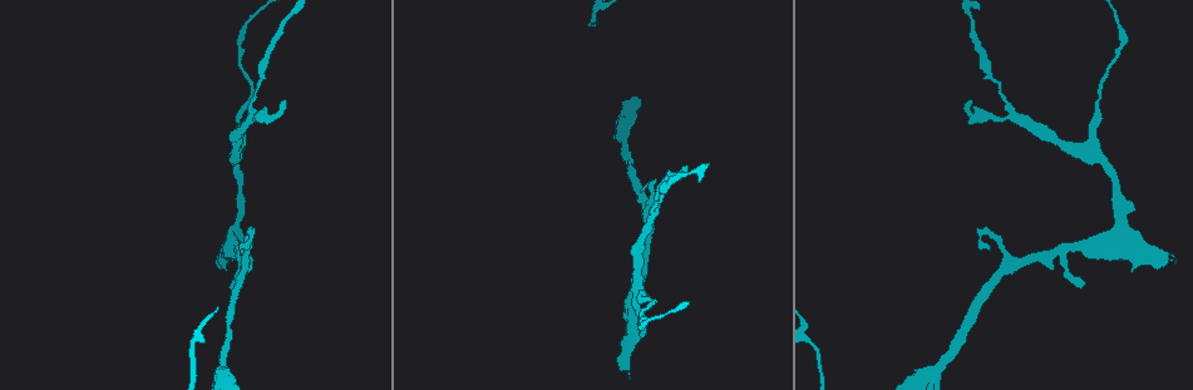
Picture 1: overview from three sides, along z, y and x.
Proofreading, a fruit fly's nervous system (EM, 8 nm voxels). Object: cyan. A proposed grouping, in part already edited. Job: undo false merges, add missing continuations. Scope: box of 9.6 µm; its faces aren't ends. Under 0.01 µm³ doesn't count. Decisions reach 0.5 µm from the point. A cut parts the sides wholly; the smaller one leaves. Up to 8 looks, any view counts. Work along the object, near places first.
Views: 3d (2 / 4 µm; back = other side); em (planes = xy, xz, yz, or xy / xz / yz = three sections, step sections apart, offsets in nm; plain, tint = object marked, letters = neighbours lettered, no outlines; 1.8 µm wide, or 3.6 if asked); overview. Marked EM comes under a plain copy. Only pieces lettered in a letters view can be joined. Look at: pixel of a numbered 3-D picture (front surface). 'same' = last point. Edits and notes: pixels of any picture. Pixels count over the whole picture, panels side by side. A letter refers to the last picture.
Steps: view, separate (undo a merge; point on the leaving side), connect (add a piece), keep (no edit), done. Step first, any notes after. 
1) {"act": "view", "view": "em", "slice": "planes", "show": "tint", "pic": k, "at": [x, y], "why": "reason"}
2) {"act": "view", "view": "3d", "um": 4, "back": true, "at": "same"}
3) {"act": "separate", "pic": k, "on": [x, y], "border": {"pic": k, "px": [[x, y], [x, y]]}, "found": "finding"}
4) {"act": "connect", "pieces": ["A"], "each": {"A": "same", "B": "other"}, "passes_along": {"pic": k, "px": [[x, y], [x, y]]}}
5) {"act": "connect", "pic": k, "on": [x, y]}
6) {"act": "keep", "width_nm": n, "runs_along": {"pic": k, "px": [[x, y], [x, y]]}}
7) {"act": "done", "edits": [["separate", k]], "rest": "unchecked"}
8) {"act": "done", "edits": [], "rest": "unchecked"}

{"act": "view", "view": "3d", "um": 2, "pic": 1, "at": [239, 248], "why": "an open end"}

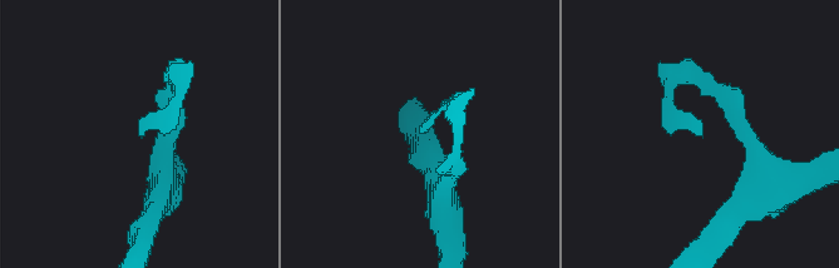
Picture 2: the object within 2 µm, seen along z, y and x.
{"act": "view", "view": "em", "slice": "planes", "show": "letters", "pic": 2, "at": [421, 128]}

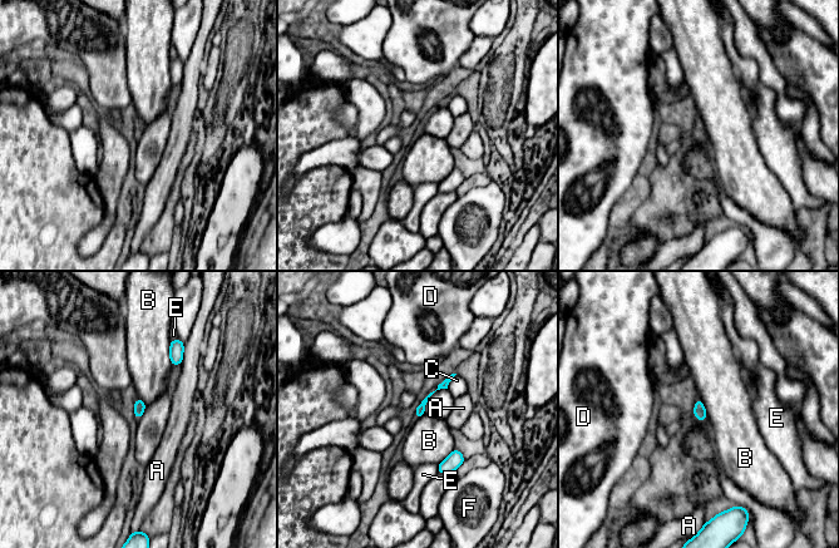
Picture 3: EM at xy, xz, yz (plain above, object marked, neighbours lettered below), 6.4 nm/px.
{"act": "keep", "longest_contact_nm": ["B", 150], "each": {"A": "other", "B": "other", "C": "other", "D": "other", "E": "other", "F": "other"}, "found": "no lettered piece goes on from it"}

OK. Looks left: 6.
{"act": "view", "view": "3d", "um": 4, "pic": 1, "at": [1082, 286], "why": "thin end"}

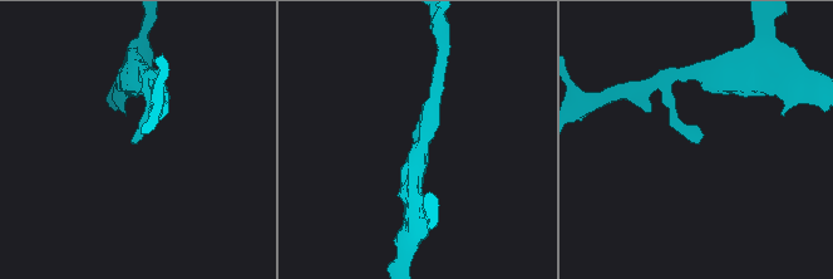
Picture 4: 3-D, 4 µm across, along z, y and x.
{"act": "view", "view": "em", "slice": "planes", "show": "letters", "pic": 4, "at": [697, 138], "why": "need the tissue"}

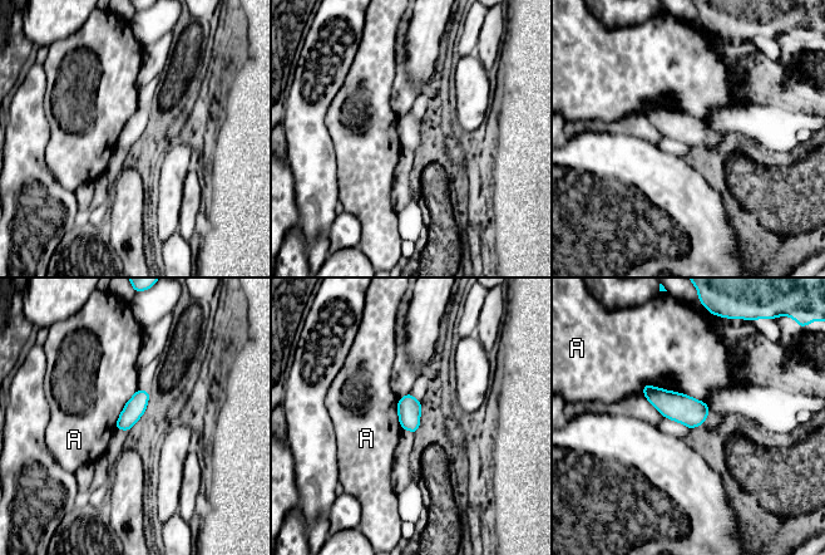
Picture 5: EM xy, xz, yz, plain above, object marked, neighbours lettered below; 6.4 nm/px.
{"act": "keep", "each": {"A": "other"}, "found": "no lettered piece goes on from it"}

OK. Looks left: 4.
{"act": "view", "view": "em", "slice": "xy", "step": 4, "show": "tint", "pic": 1, "at": [624, 134], "why": "sudden change in width"}

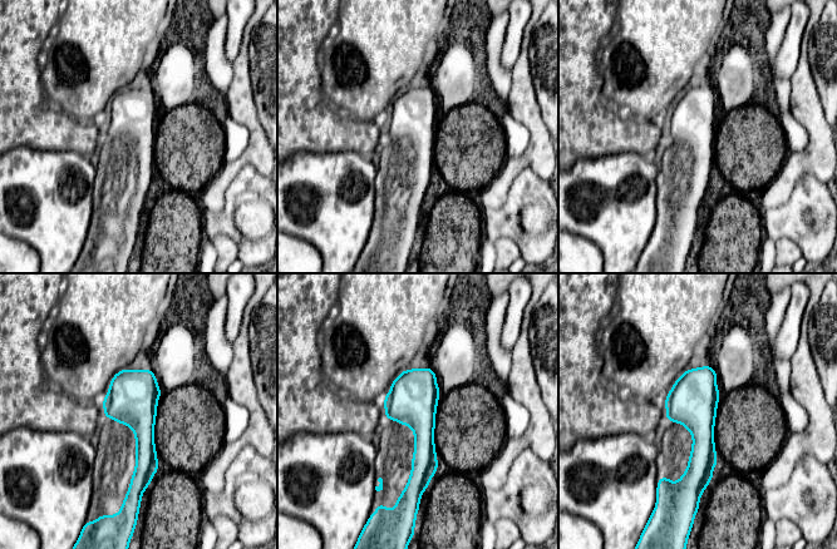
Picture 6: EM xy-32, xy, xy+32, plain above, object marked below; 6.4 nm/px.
{"act": "view", "view": "em", "slice": "planes", "show": "letters", "at": "same"}

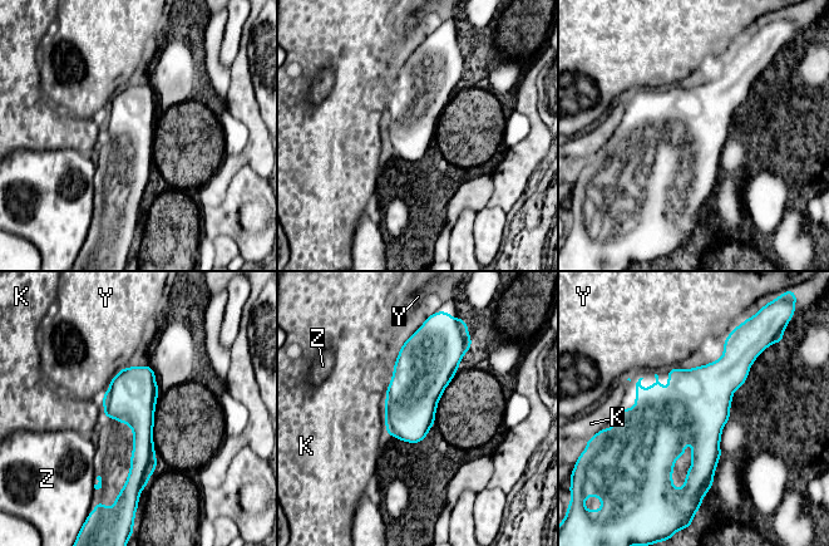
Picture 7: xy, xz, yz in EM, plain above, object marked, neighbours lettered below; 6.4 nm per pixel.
{"act": "keep", "each": {"K": "other", "Y": "other", "Z": "other"}, "border": {"pic": 7, "px": [[388, 387], [385, 397], [385, 432]]}, "found": "all the same neuron"}

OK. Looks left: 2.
{"act": "done", "edits": [], "rest": "unchecked"}

